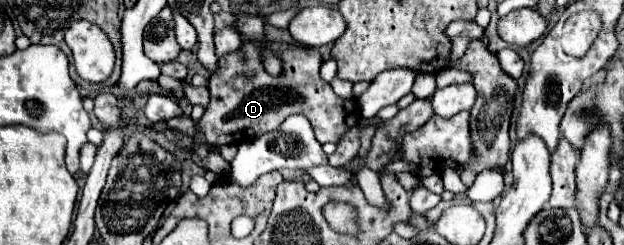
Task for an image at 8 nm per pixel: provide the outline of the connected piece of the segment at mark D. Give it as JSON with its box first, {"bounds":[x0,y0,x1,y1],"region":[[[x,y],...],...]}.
{"bounds":[166,42,350,146],"region":[[[244,42],[242,58],[238,52],[226,54],[218,60],[218,68],[210,76],[208,84],[214,84],[214,90],[210,90],[210,104],[200,120],[192,120],[190,116],[172,118],[166,122],[168,128],[178,128],[180,132],[188,134],[190,138],[196,138],[196,134],[204,134],[204,142],[208,146],[224,146],[224,144],[240,144],[240,140],[252,140],[256,136],[274,132],[280,128],[280,124],[292,116],[302,114],[310,120],[316,140],[320,144],[326,142],[338,142],[342,132],[350,128],[350,114],[346,114],[344,104],[346,100],[338,98],[332,92],[332,86],[322,82],[318,70],[322,64],[322,56],[314,48],[306,48],[300,44],[274,44],[268,42],[278,56],[284,62],[284,72],[280,78],[272,78],[264,72],[260,50]]]}

